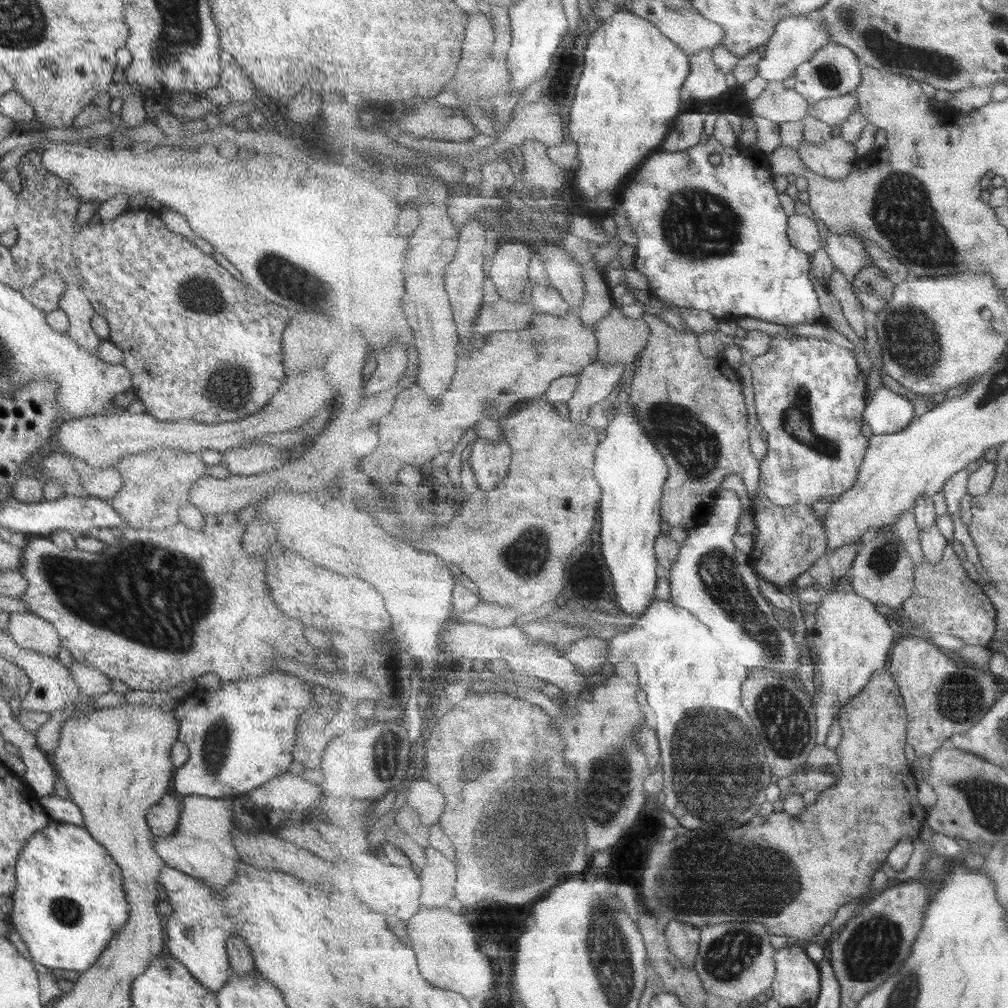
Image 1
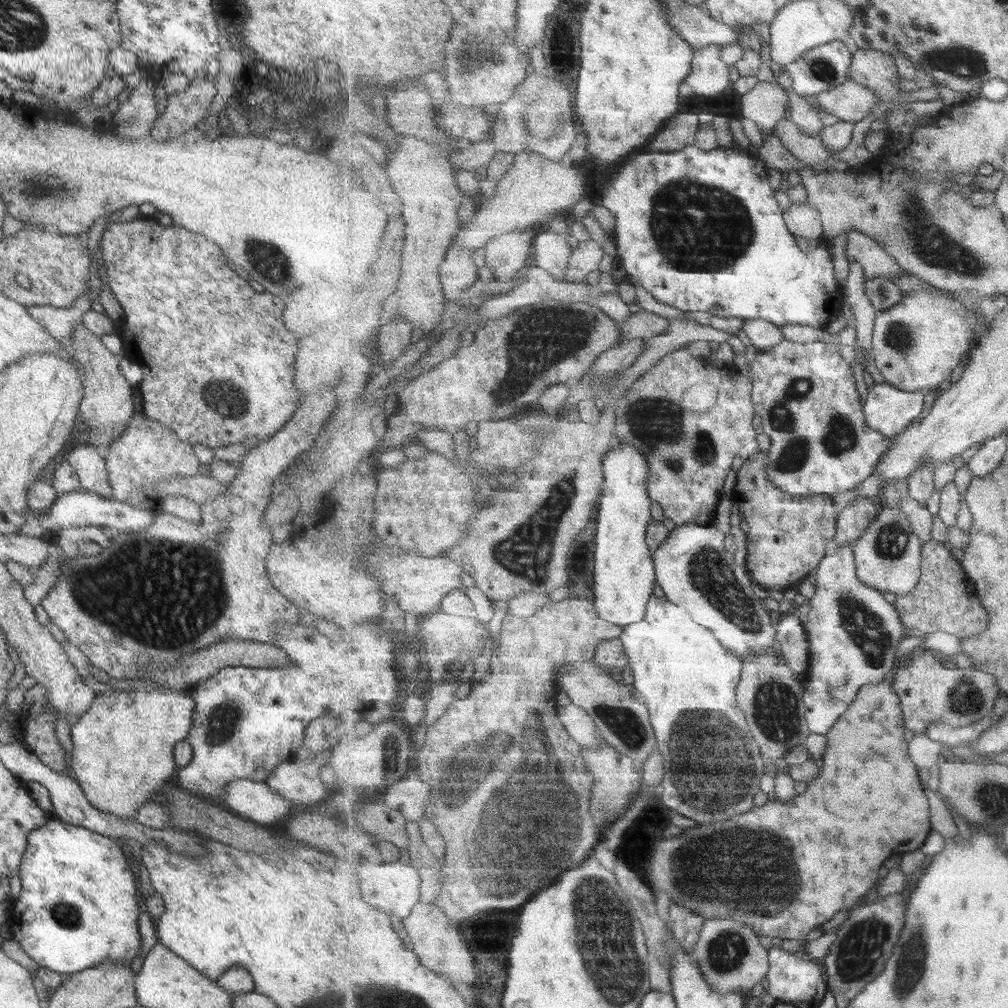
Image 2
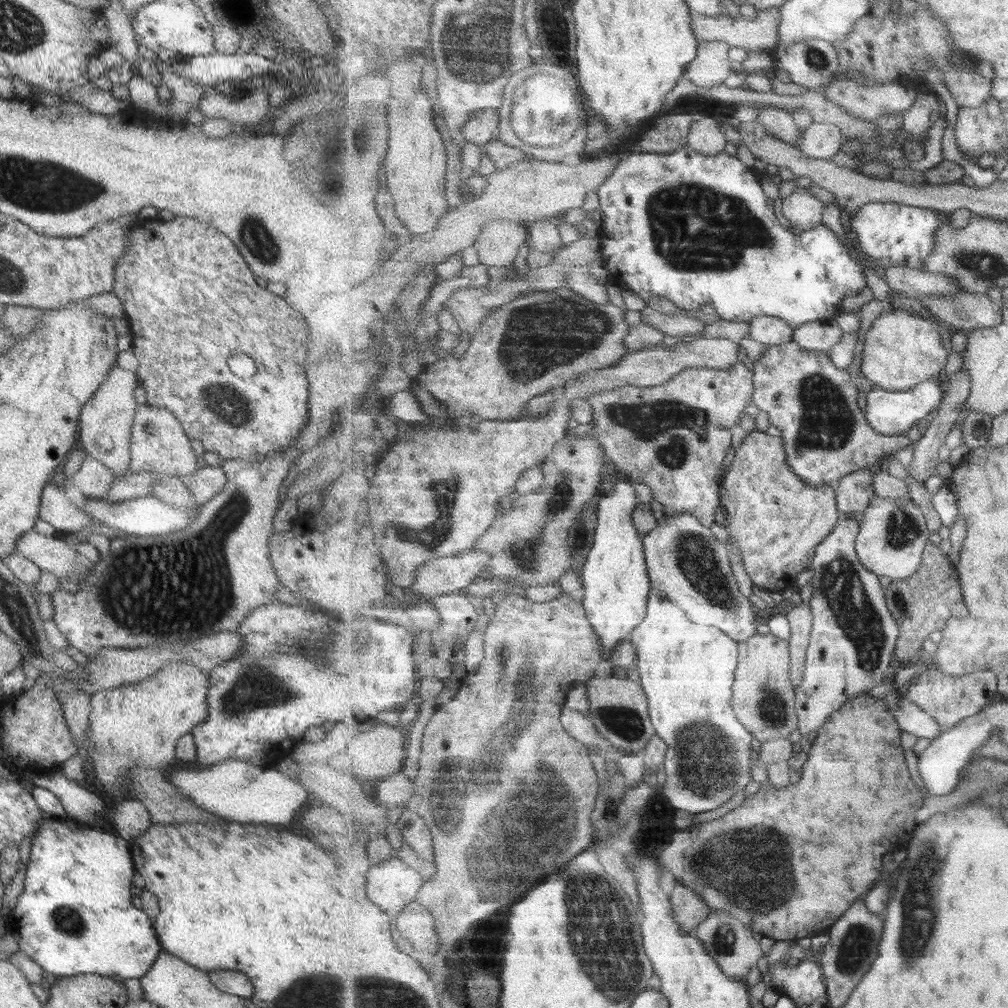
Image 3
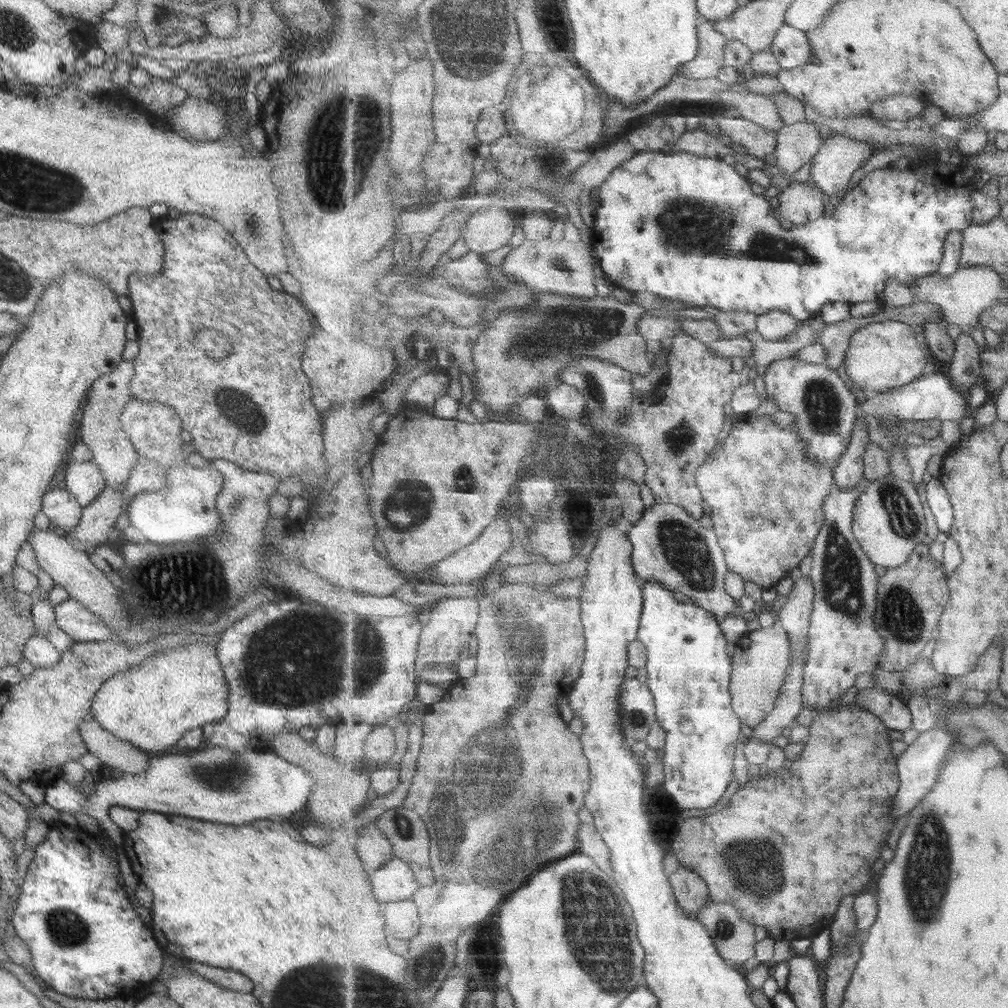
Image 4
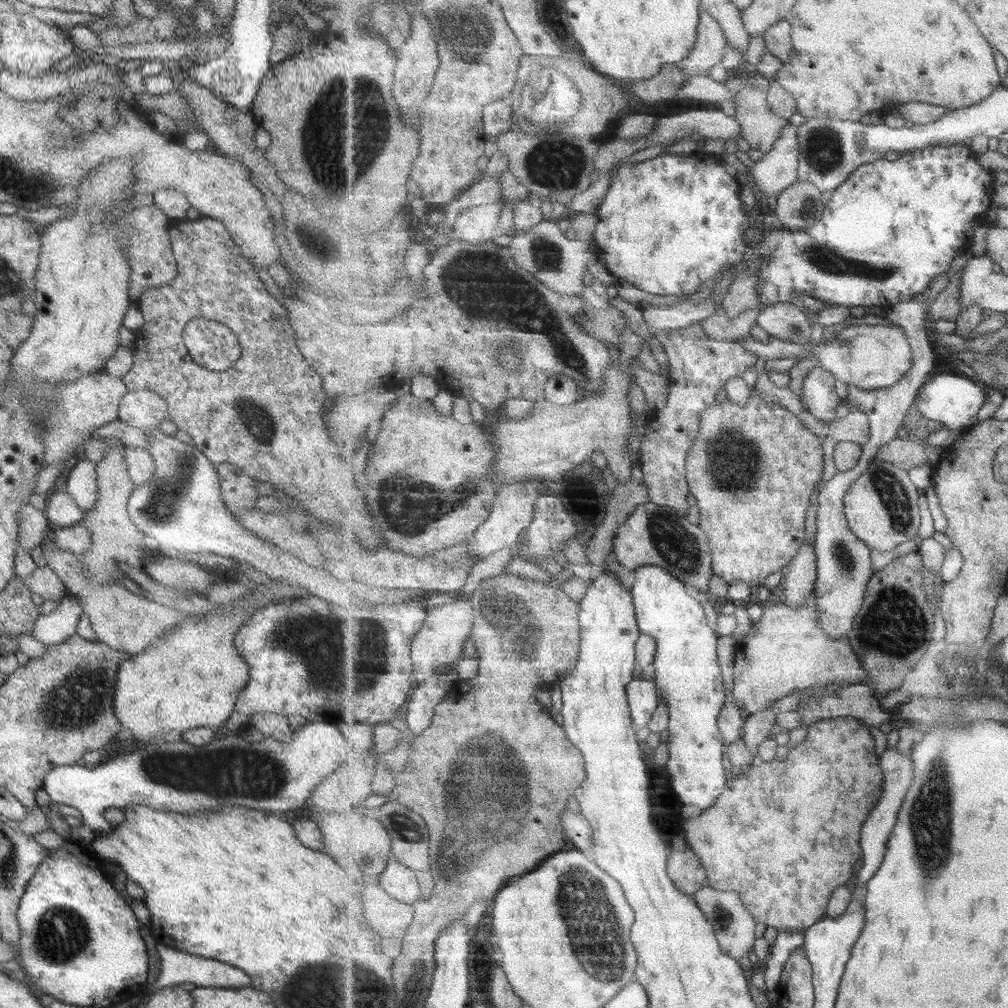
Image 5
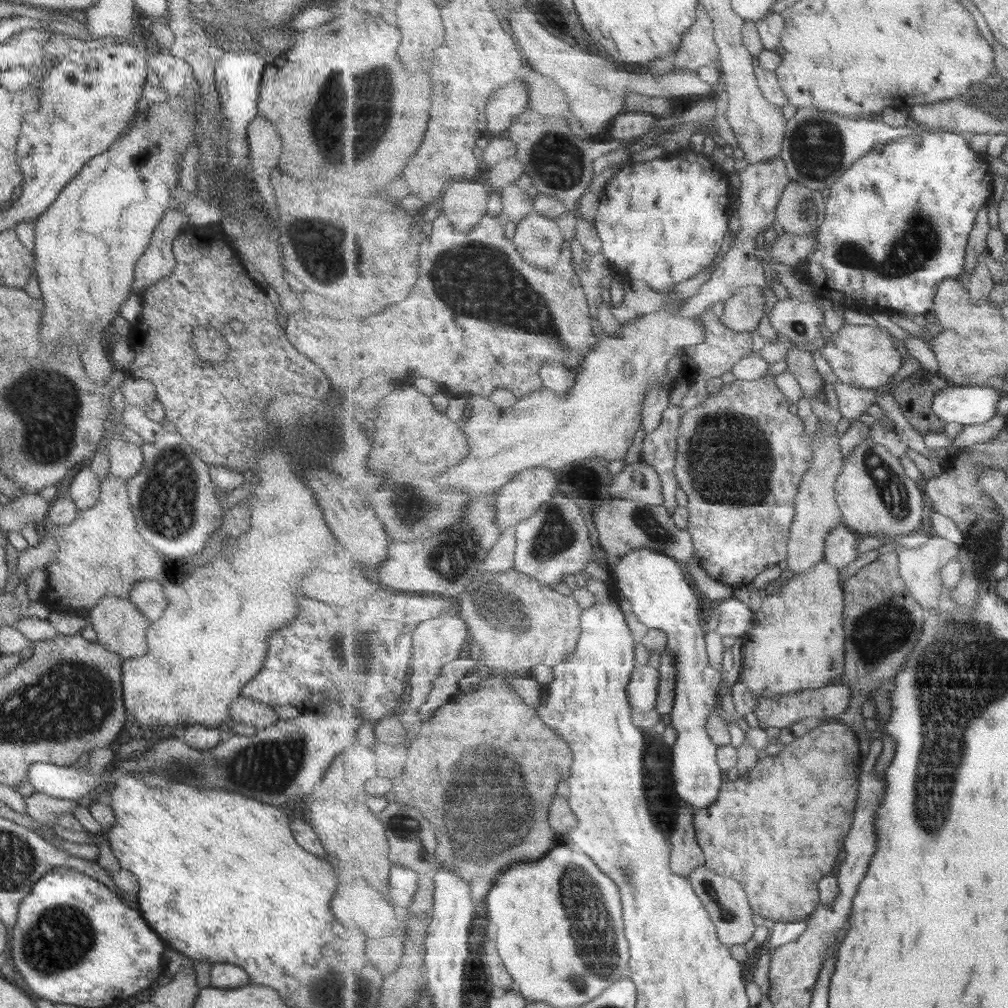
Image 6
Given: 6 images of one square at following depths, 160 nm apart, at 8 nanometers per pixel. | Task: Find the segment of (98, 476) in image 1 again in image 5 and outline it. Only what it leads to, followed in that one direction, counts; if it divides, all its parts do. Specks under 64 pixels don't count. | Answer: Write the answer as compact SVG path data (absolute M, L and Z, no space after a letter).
M83 459L77 462L65 480L66 493L82 511L91 511L98 499L95 463Z

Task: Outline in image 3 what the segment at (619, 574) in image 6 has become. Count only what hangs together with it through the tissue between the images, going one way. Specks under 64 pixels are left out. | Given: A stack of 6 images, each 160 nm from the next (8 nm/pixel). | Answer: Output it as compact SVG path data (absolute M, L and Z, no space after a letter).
M657 591L650 593L645 620L629 640L637 647L637 670L640 683L648 694L650 717L656 734L668 743L663 764L666 781L665 796L673 806L687 812L709 812L727 804L737 792L747 789L753 780L751 766L756 762L751 749L754 735L738 719L732 701L734 682L739 662L737 641L716 626L700 625L690 620L687 613Z

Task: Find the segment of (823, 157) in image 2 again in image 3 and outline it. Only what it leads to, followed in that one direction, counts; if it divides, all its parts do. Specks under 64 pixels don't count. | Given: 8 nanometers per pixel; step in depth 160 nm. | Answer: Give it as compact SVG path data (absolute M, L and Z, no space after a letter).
M764 106L759 111L758 121L764 124L769 134L796 147L800 144L803 128L794 121L790 110Z

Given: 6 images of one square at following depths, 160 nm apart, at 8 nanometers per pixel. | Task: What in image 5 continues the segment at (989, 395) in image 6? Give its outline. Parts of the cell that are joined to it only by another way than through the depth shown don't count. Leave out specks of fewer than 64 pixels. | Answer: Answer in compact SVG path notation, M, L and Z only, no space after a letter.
M944 373L933 374L918 393L916 406L923 416L943 426L946 425L952 431L960 431L965 426L974 426L979 422L977 414L983 408L987 397L987 389L969 377Z

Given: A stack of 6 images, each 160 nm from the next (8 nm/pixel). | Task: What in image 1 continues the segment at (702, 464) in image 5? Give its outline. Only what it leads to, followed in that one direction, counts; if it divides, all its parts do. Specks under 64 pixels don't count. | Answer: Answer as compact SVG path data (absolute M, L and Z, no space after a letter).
M760 489L756 490L757 500L753 504L754 524L757 536L749 555L748 564L767 583L787 586L805 571L813 568L818 558L825 557L829 551L825 518L815 515L814 506L778 506Z

